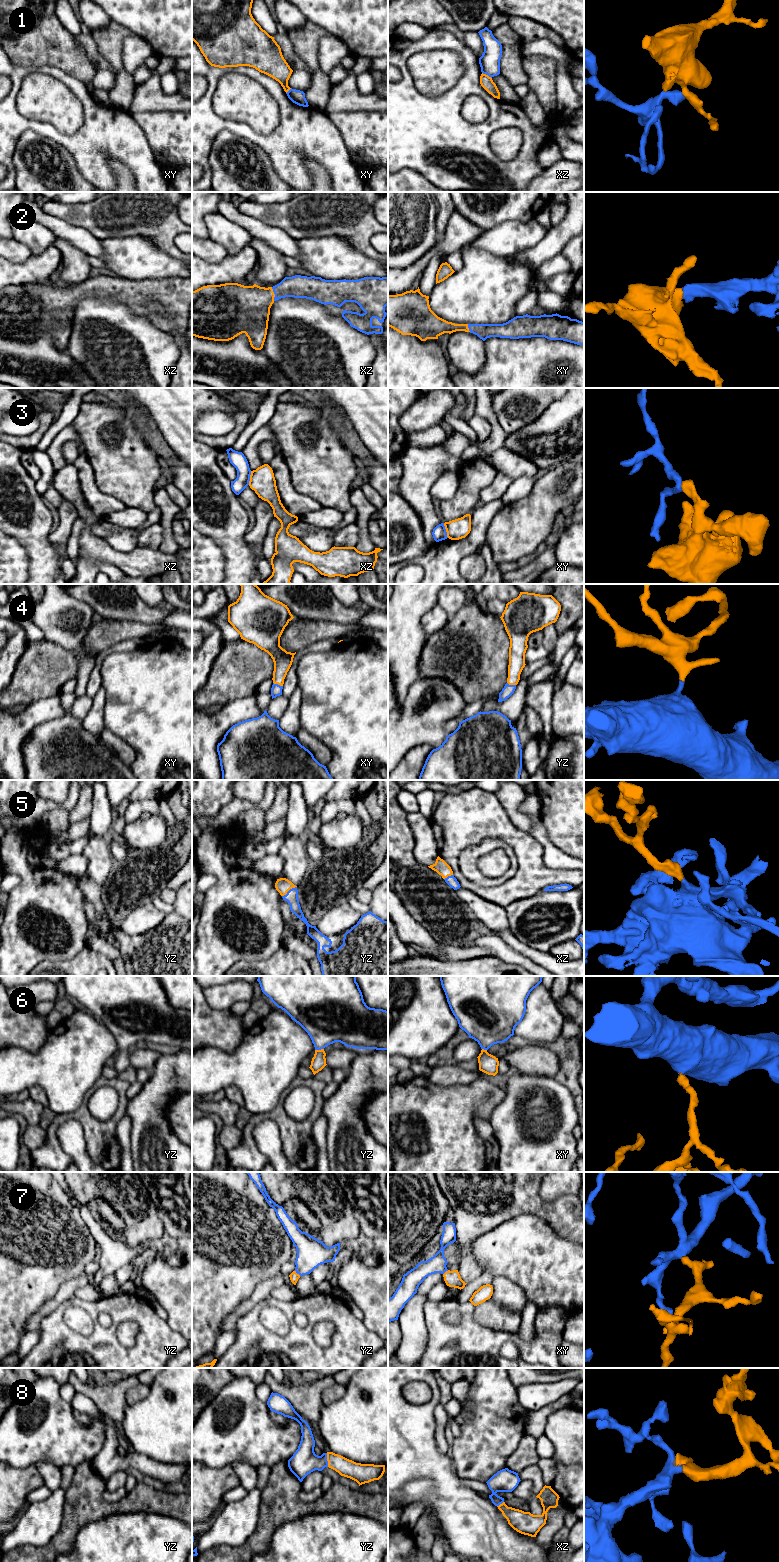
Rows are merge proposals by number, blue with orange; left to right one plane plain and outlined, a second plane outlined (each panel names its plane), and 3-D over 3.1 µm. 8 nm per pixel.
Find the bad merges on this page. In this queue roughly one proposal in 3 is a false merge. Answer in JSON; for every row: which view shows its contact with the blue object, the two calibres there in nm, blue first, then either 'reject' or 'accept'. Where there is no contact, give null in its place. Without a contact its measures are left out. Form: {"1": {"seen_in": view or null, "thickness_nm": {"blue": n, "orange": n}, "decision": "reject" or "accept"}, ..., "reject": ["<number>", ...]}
{"1": {"seen_in": "xz", "thickness_nm": {"blue": 160, "orange": 100}, "decision": "reject"}, "2": {"seen_in": "xz", "thickness_nm": {"blue": 180, "orange": 360}, "decision": "accept"}, "3": {"seen_in": "xy", "thickness_nm": {"blue": 120, "orange": 160}, "decision": "reject"}, "4": {"seen_in": "xy", "thickness_nm": {"blue": 90, "orange": 150}, "decision": "accept"}, "5": {"seen_in": "yz", "thickness_nm": {"blue": 100, "orange": 120}, "decision": "accept"}, "6": {"seen_in": "yz", "thickness_nm": {"blue": 380, "orange": 120}, "decision": "accept"}, "7": {"seen_in": "yz", "thickness_nm": {"blue": 240, "orange": 70}, "decision": "accept"}, "8": {"seen_in": "yz", "thickness_nm": {"blue": 200, "orange": 140}, "decision": "accept"}, "reject": ["1", "3"]}

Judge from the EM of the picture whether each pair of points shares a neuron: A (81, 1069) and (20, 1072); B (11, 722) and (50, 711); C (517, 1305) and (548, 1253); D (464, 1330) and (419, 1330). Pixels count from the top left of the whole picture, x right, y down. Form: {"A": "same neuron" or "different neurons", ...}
{"A": "same neuron", "B": "same neuron", "C": "different neurons", "D": "different neurons"}

